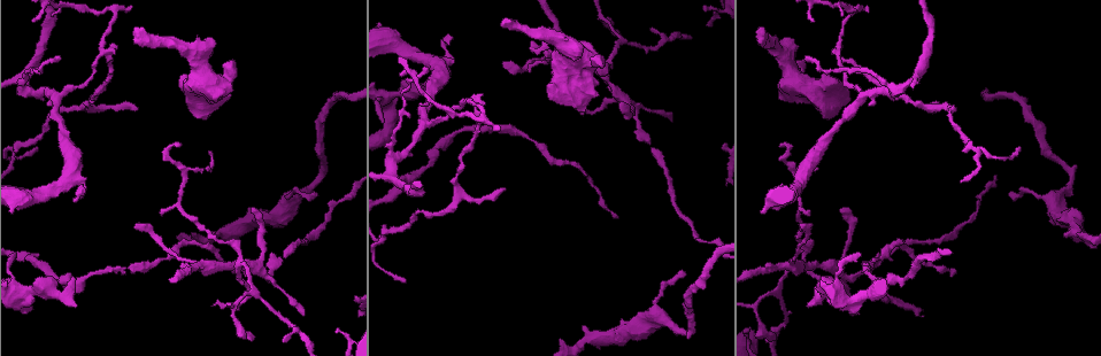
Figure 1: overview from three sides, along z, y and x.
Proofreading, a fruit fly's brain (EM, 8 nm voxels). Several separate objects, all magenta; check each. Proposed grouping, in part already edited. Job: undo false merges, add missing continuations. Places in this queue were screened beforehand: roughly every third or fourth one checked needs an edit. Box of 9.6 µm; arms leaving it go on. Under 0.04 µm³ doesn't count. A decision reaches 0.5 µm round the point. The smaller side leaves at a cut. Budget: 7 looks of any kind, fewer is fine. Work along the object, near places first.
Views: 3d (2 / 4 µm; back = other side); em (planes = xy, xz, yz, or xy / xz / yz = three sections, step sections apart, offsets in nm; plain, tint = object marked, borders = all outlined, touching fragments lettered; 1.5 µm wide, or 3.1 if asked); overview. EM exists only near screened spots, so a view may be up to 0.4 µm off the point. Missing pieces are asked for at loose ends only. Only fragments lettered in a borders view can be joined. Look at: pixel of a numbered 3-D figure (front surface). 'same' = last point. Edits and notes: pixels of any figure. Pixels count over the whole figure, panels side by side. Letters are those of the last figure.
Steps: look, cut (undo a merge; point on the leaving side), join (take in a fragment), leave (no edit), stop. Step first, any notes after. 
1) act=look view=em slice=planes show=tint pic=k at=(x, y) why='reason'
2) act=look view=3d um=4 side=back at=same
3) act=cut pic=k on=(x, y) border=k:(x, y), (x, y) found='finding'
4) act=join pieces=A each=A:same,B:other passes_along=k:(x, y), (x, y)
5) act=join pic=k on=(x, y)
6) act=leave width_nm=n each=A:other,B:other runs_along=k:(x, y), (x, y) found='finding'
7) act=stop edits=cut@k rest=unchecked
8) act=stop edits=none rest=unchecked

act=look view=em slice=planes show=tint pic=1 at=(505, 188)

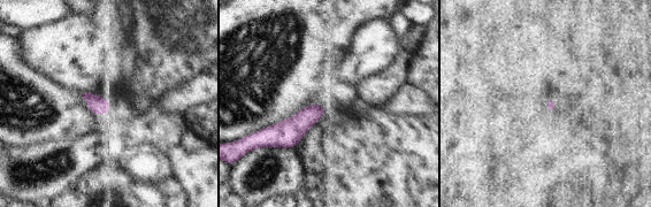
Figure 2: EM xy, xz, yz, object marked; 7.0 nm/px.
act=look view=em slice=planes show=borders at=same why='see the neighbours'

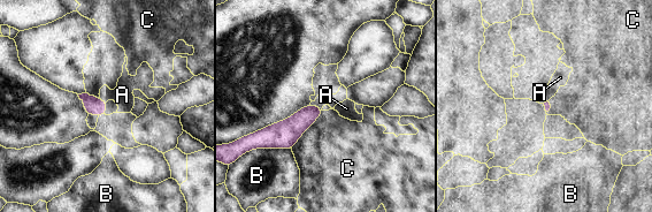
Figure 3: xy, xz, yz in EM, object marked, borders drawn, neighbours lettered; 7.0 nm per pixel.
act=leave longest_contact=C:360nm each=A:other,B:other,C:other found='no lettered fragment goes on from it'

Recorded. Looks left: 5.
act=look view=em slice=planes show=plain pic=1 at=(470, 99) why='sharp bend'

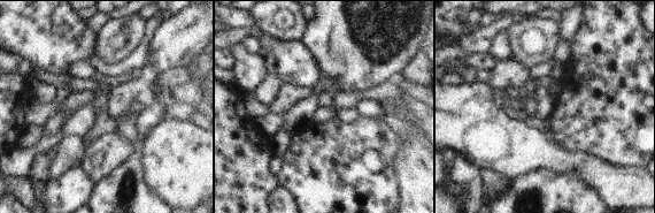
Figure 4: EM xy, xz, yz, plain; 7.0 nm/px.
act=look view=em slice=planes show=borders at=same

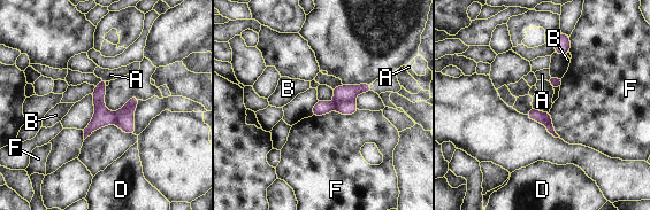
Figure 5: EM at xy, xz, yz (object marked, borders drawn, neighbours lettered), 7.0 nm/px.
act=cut pic=5 on=(344, 108) width_nm=90 longest_contact=F:360nm each=A:other,B:other,D:other,F:other found='two neurons meet here'

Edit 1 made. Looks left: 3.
act=look view=3d um=4 pic=1 at=(762, 29) why='free end'

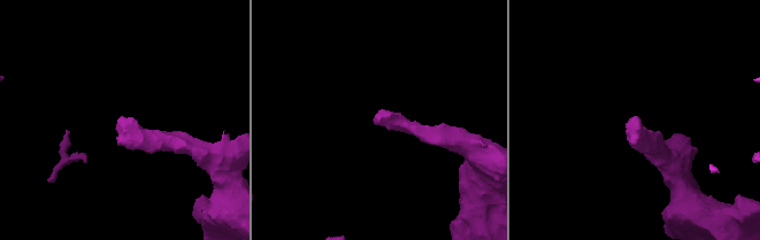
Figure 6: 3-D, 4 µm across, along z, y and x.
act=look view=em slice=planes show=borders pic=6 at=(379, 121)

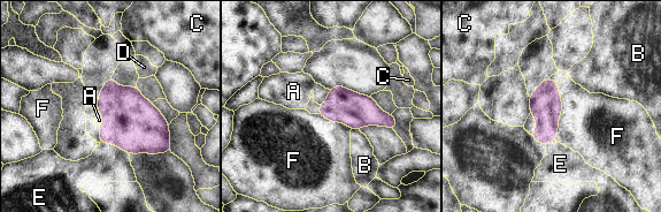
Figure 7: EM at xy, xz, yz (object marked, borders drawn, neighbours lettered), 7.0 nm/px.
act=join pic=7 on=(293, 91) longest_contact=F:400nm each=A:same,B:other,C:other,D:other,E:other,F:other found='the neuron continues'

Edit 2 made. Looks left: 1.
act=stop edits=cut@5,join@7 rest=unchecked

